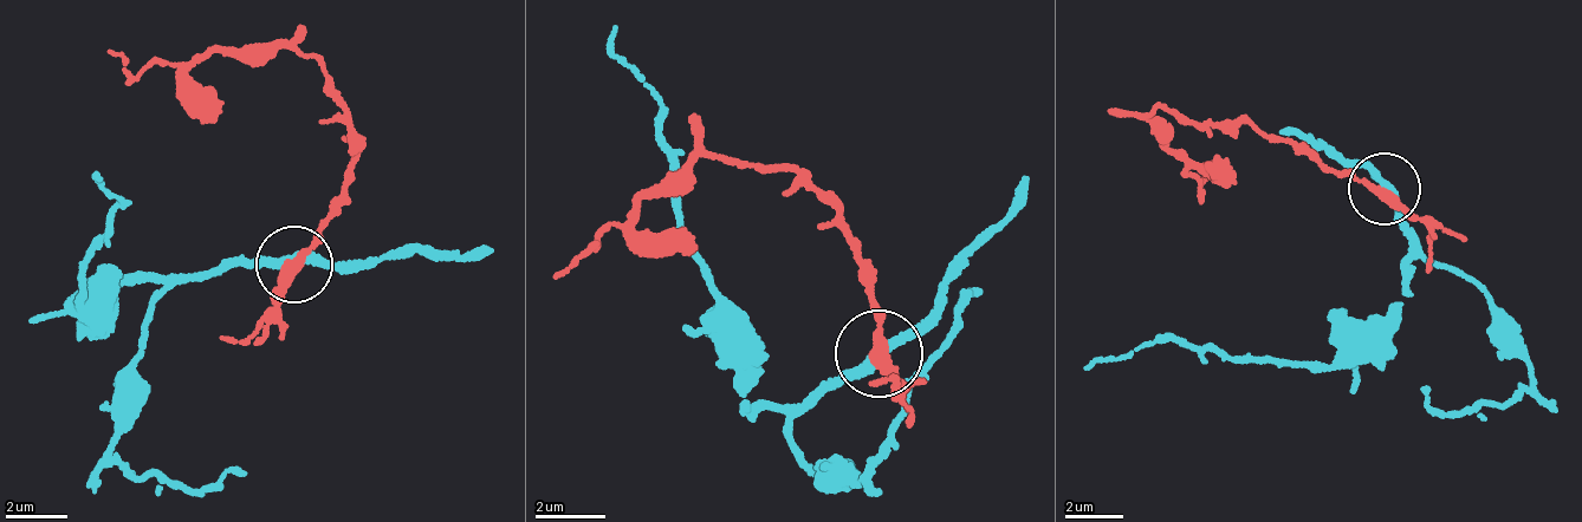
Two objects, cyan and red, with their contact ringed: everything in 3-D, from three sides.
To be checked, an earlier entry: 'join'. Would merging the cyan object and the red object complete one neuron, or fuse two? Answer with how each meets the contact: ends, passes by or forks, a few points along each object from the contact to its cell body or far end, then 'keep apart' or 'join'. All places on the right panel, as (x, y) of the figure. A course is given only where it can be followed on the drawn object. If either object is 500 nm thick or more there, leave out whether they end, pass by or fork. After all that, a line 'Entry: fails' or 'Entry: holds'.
cyan passes by; red passes by; cyan runs (1386, 184), (1411, 240), (1394, 311), (1326, 364), (1244, 361), (1165, 335), (1087, 366); red runs (1386, 190), (1320, 168), (1246, 121), (1207, 126), (1158, 106), (1149, 115), (1186, 176), (1206, 180); join
Entry: holds

